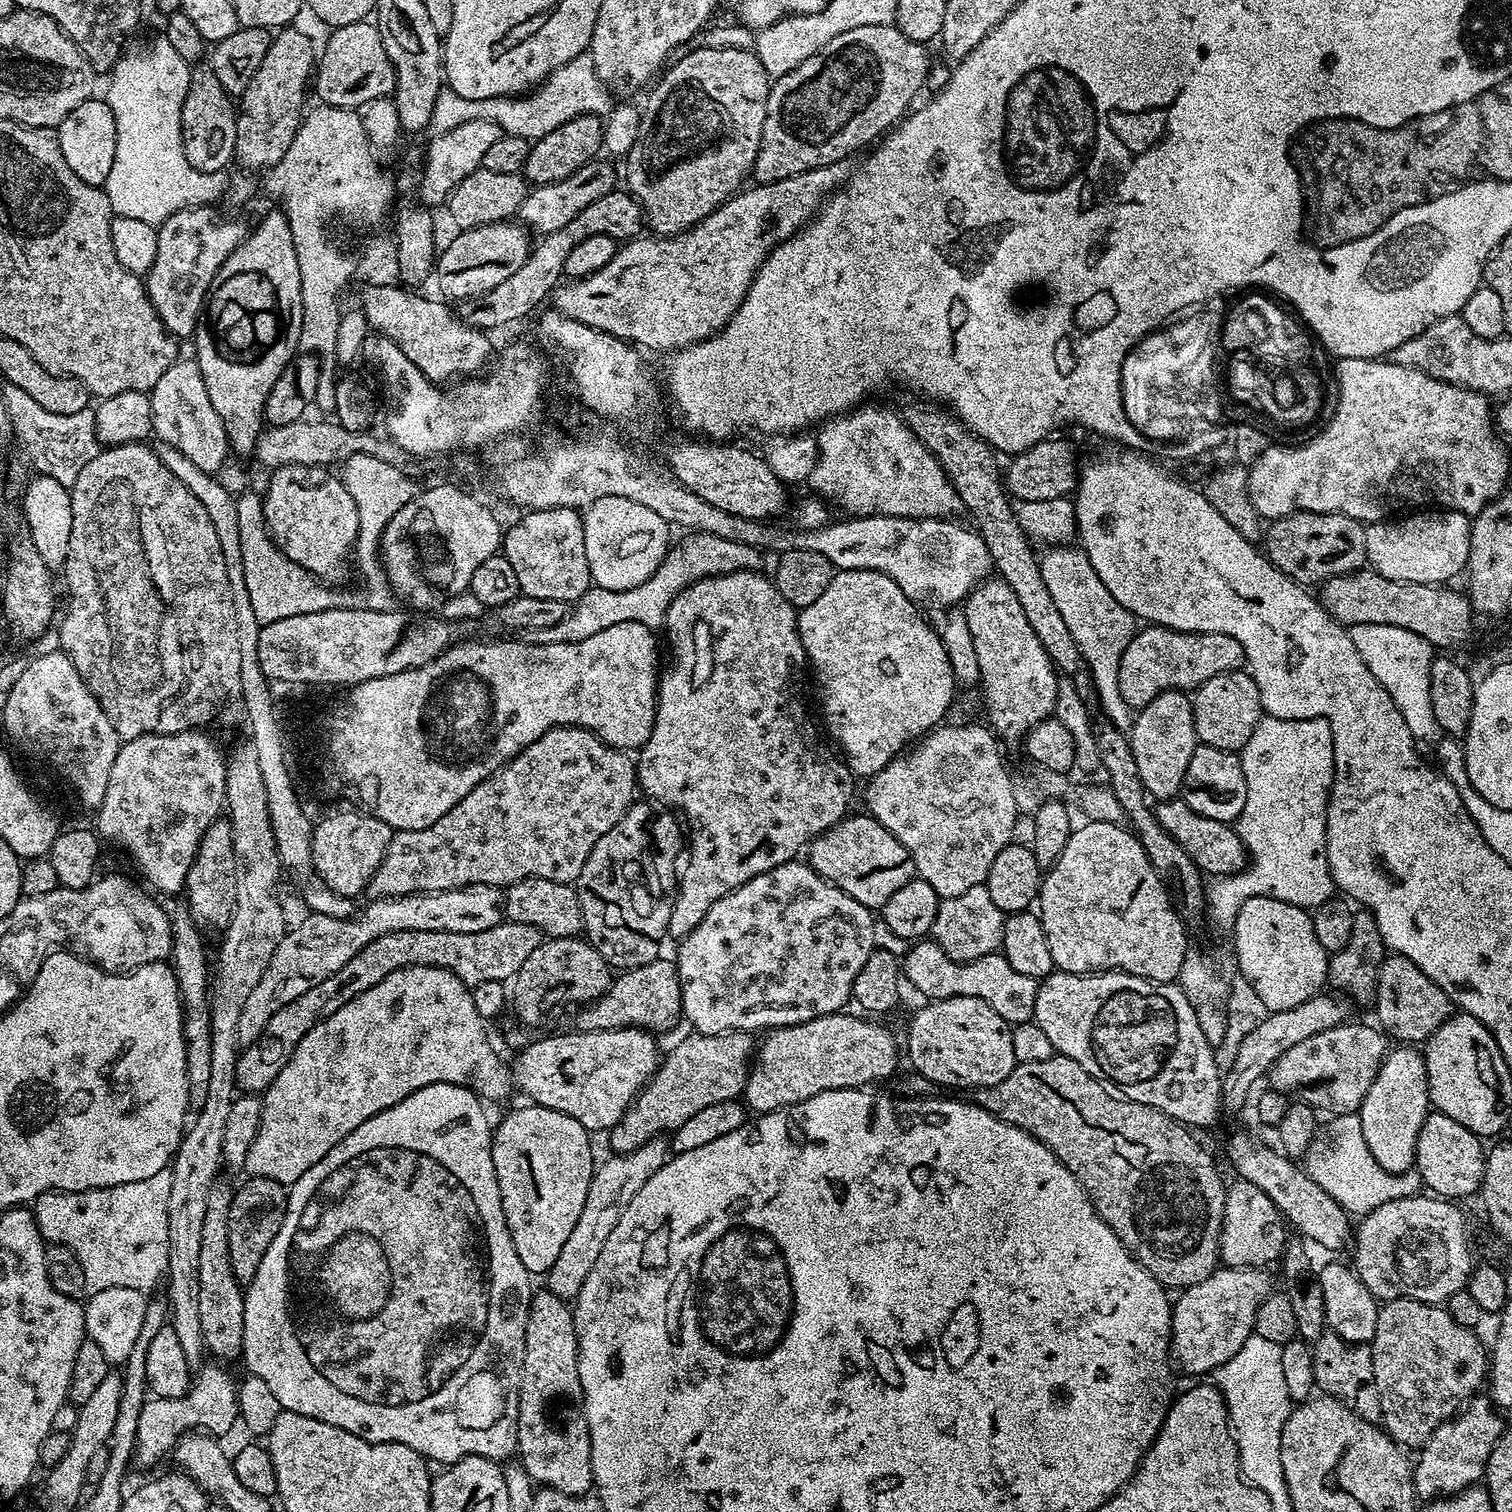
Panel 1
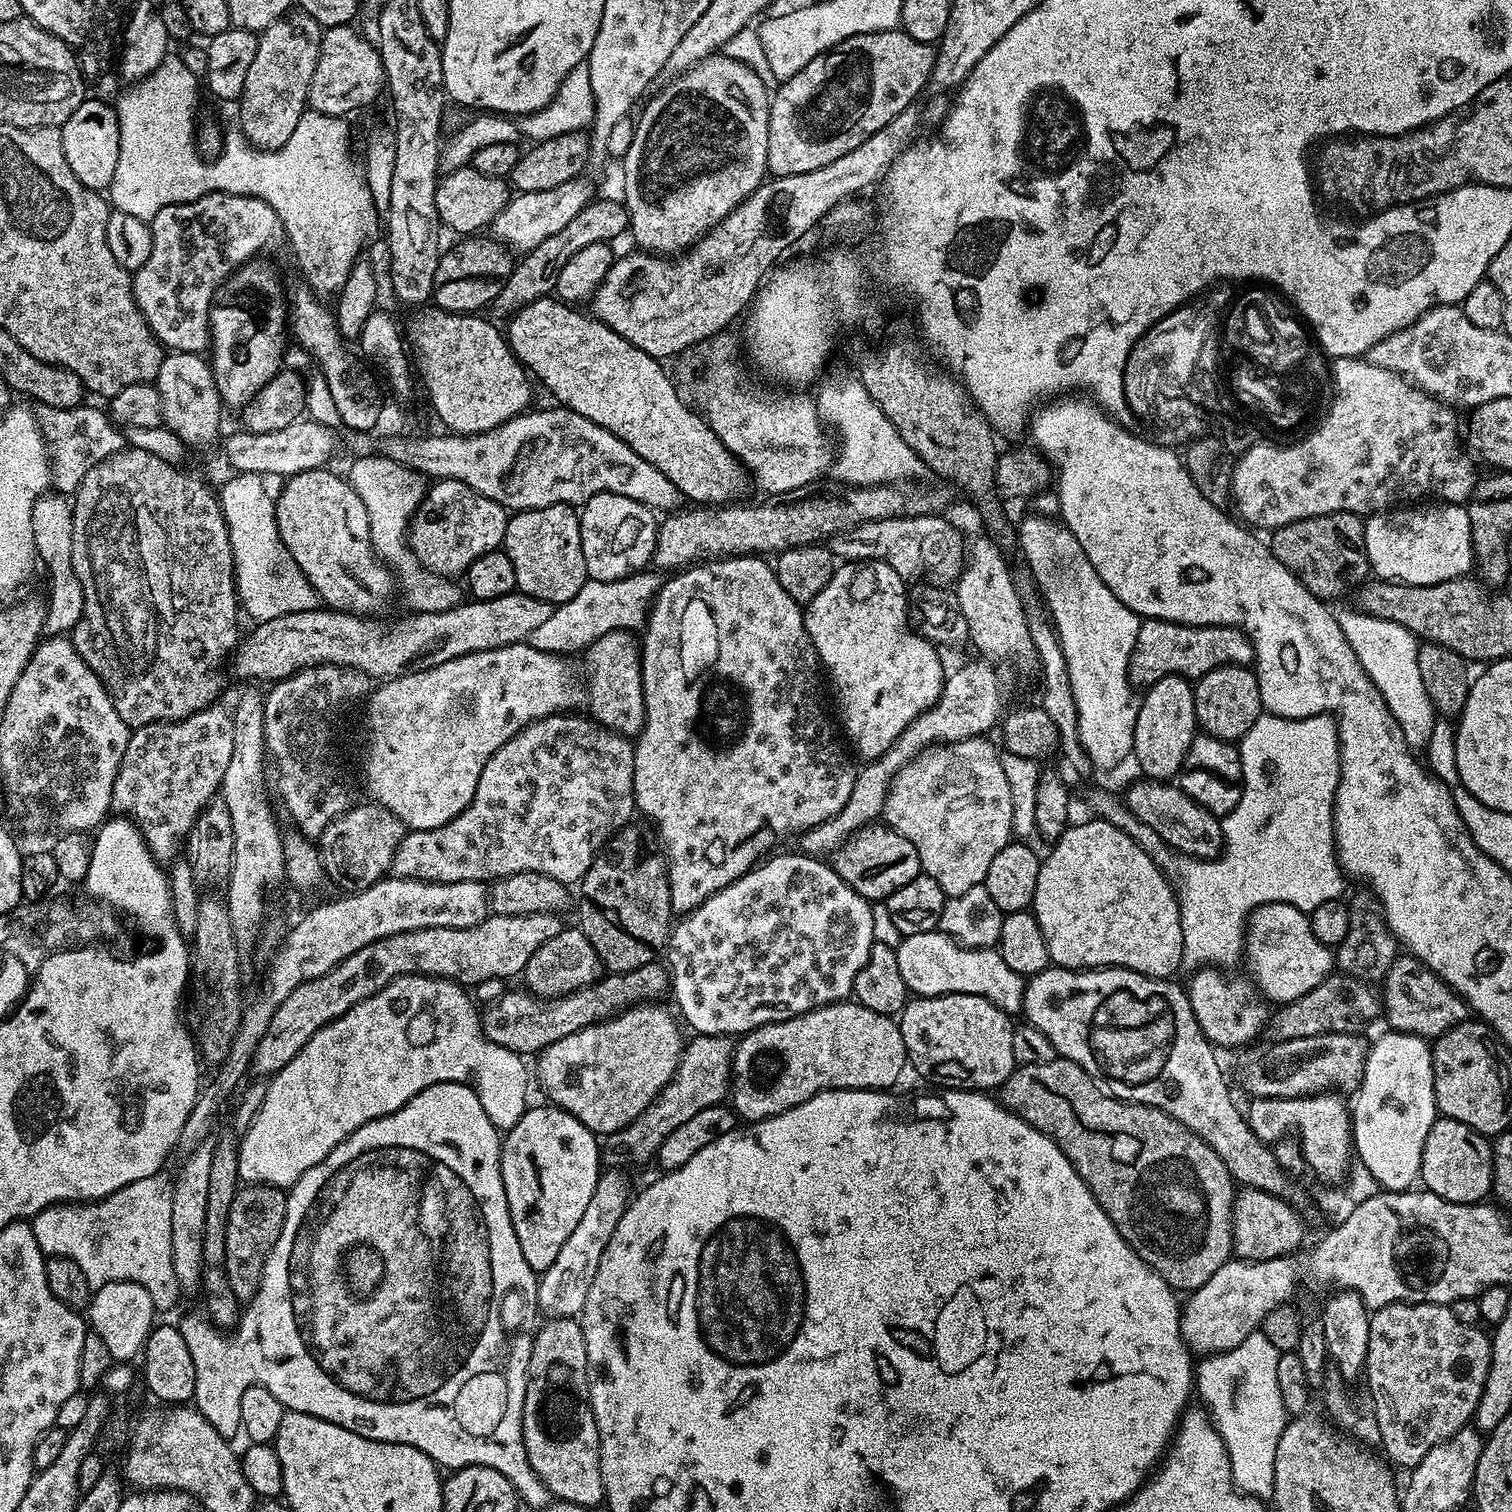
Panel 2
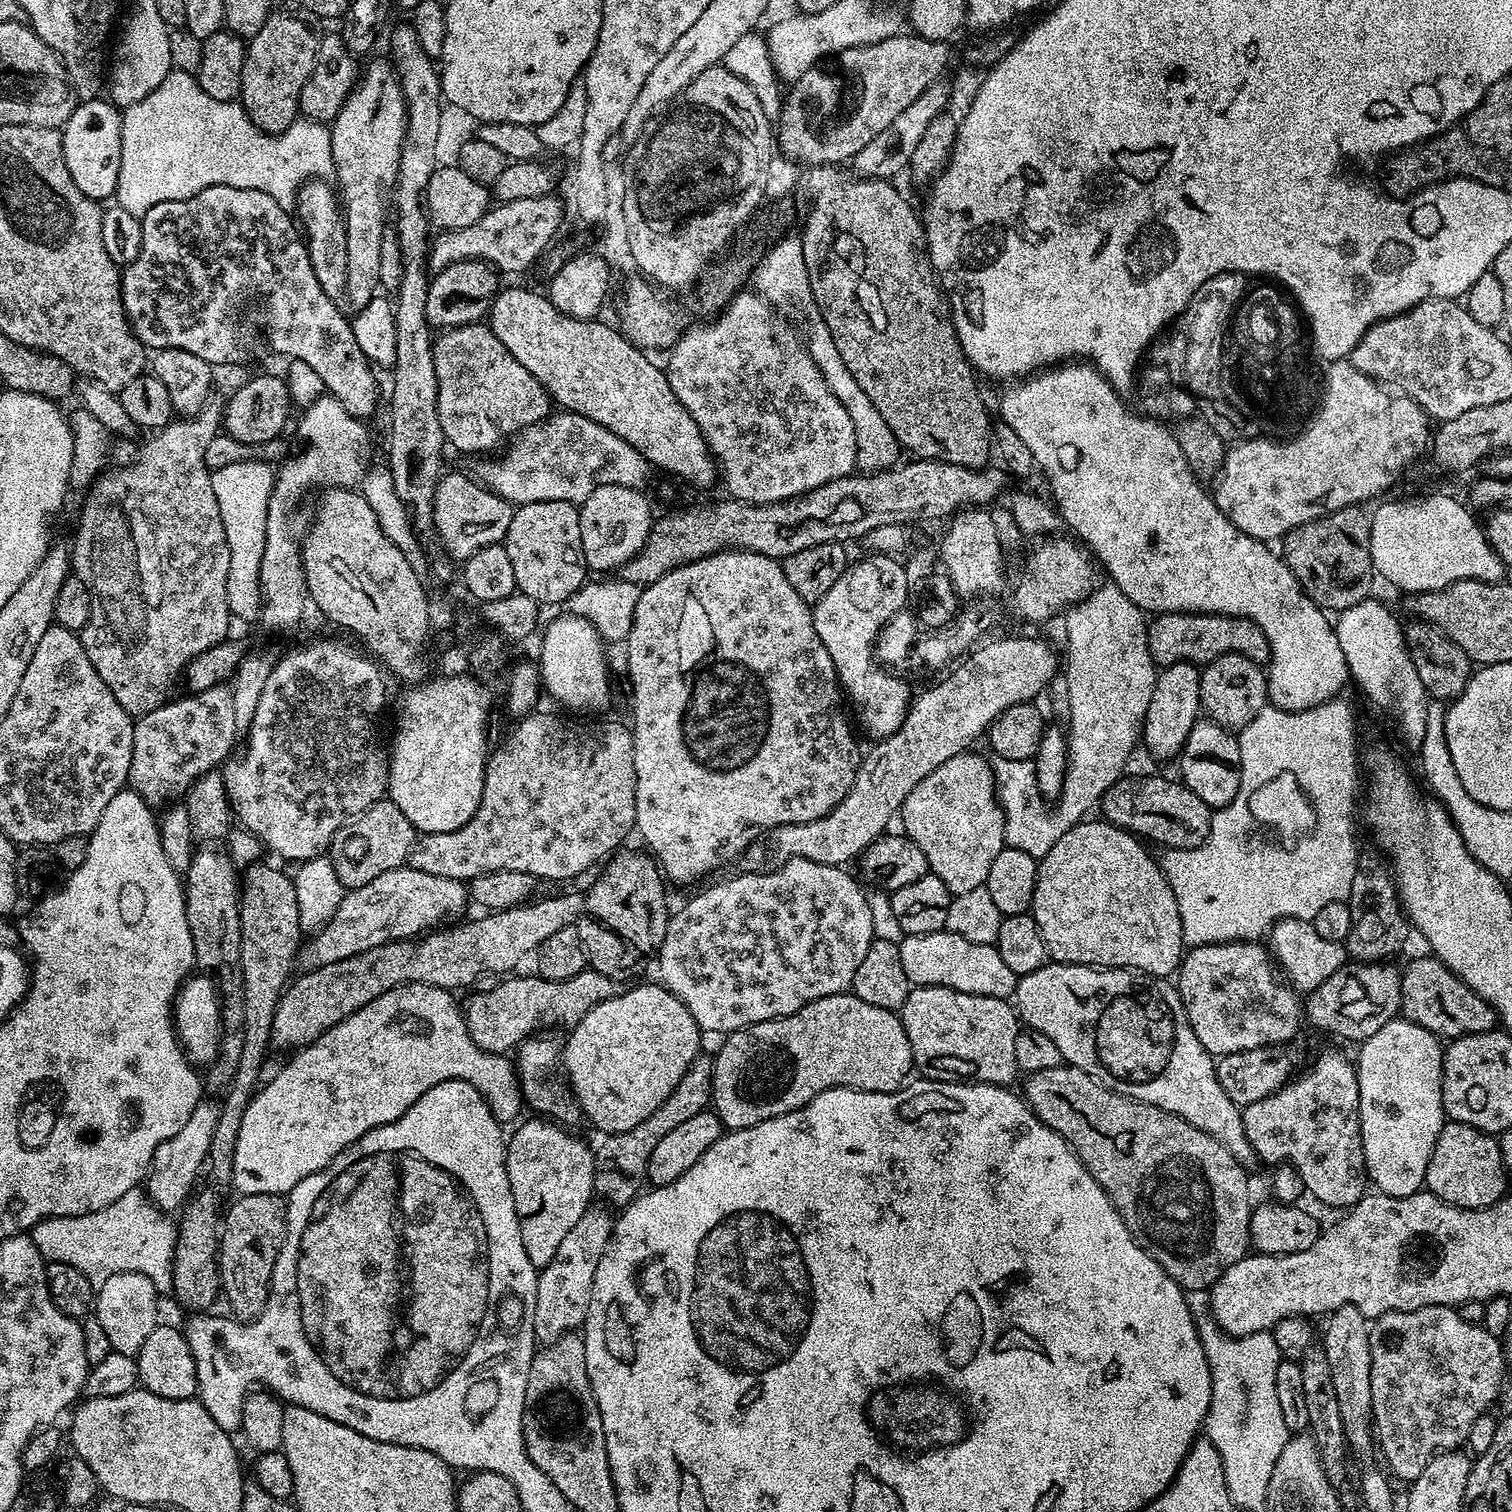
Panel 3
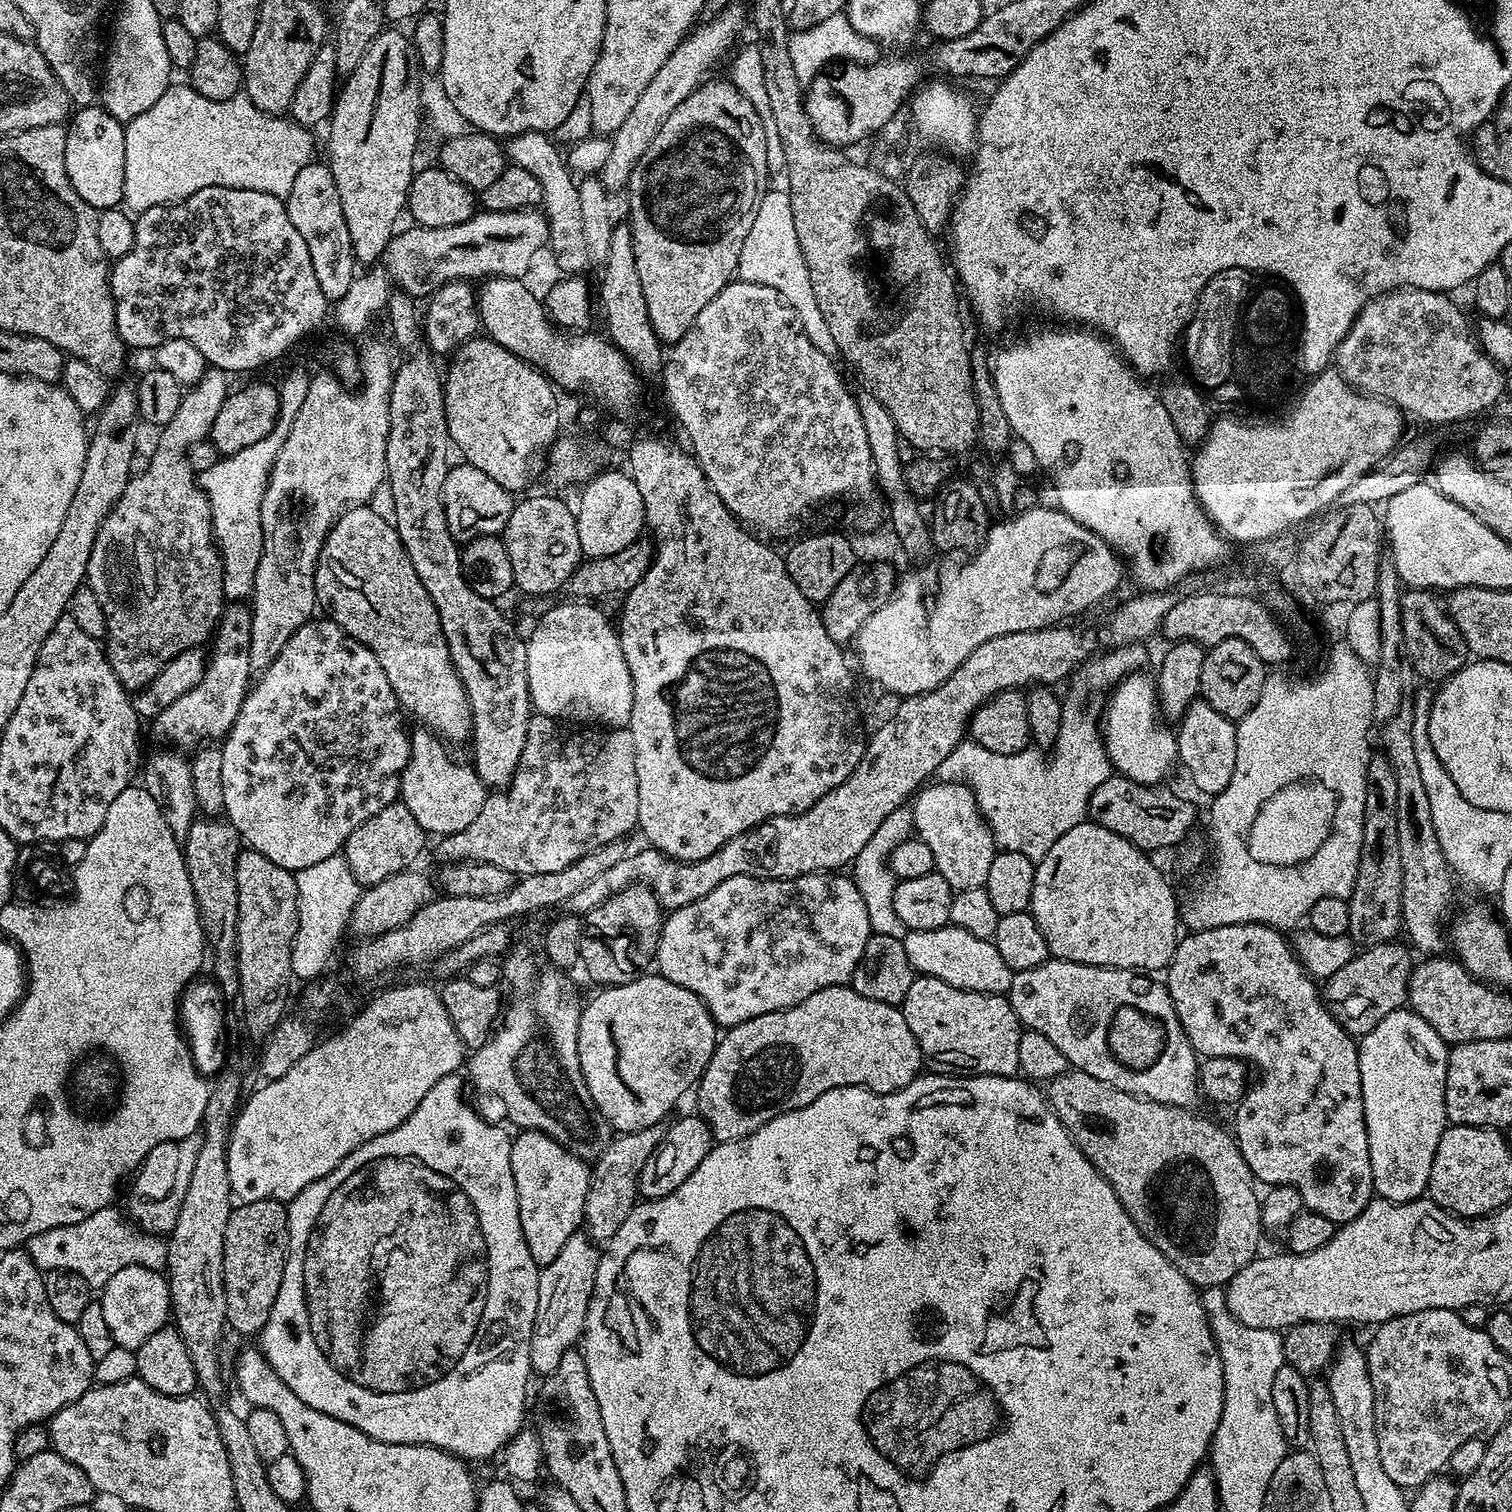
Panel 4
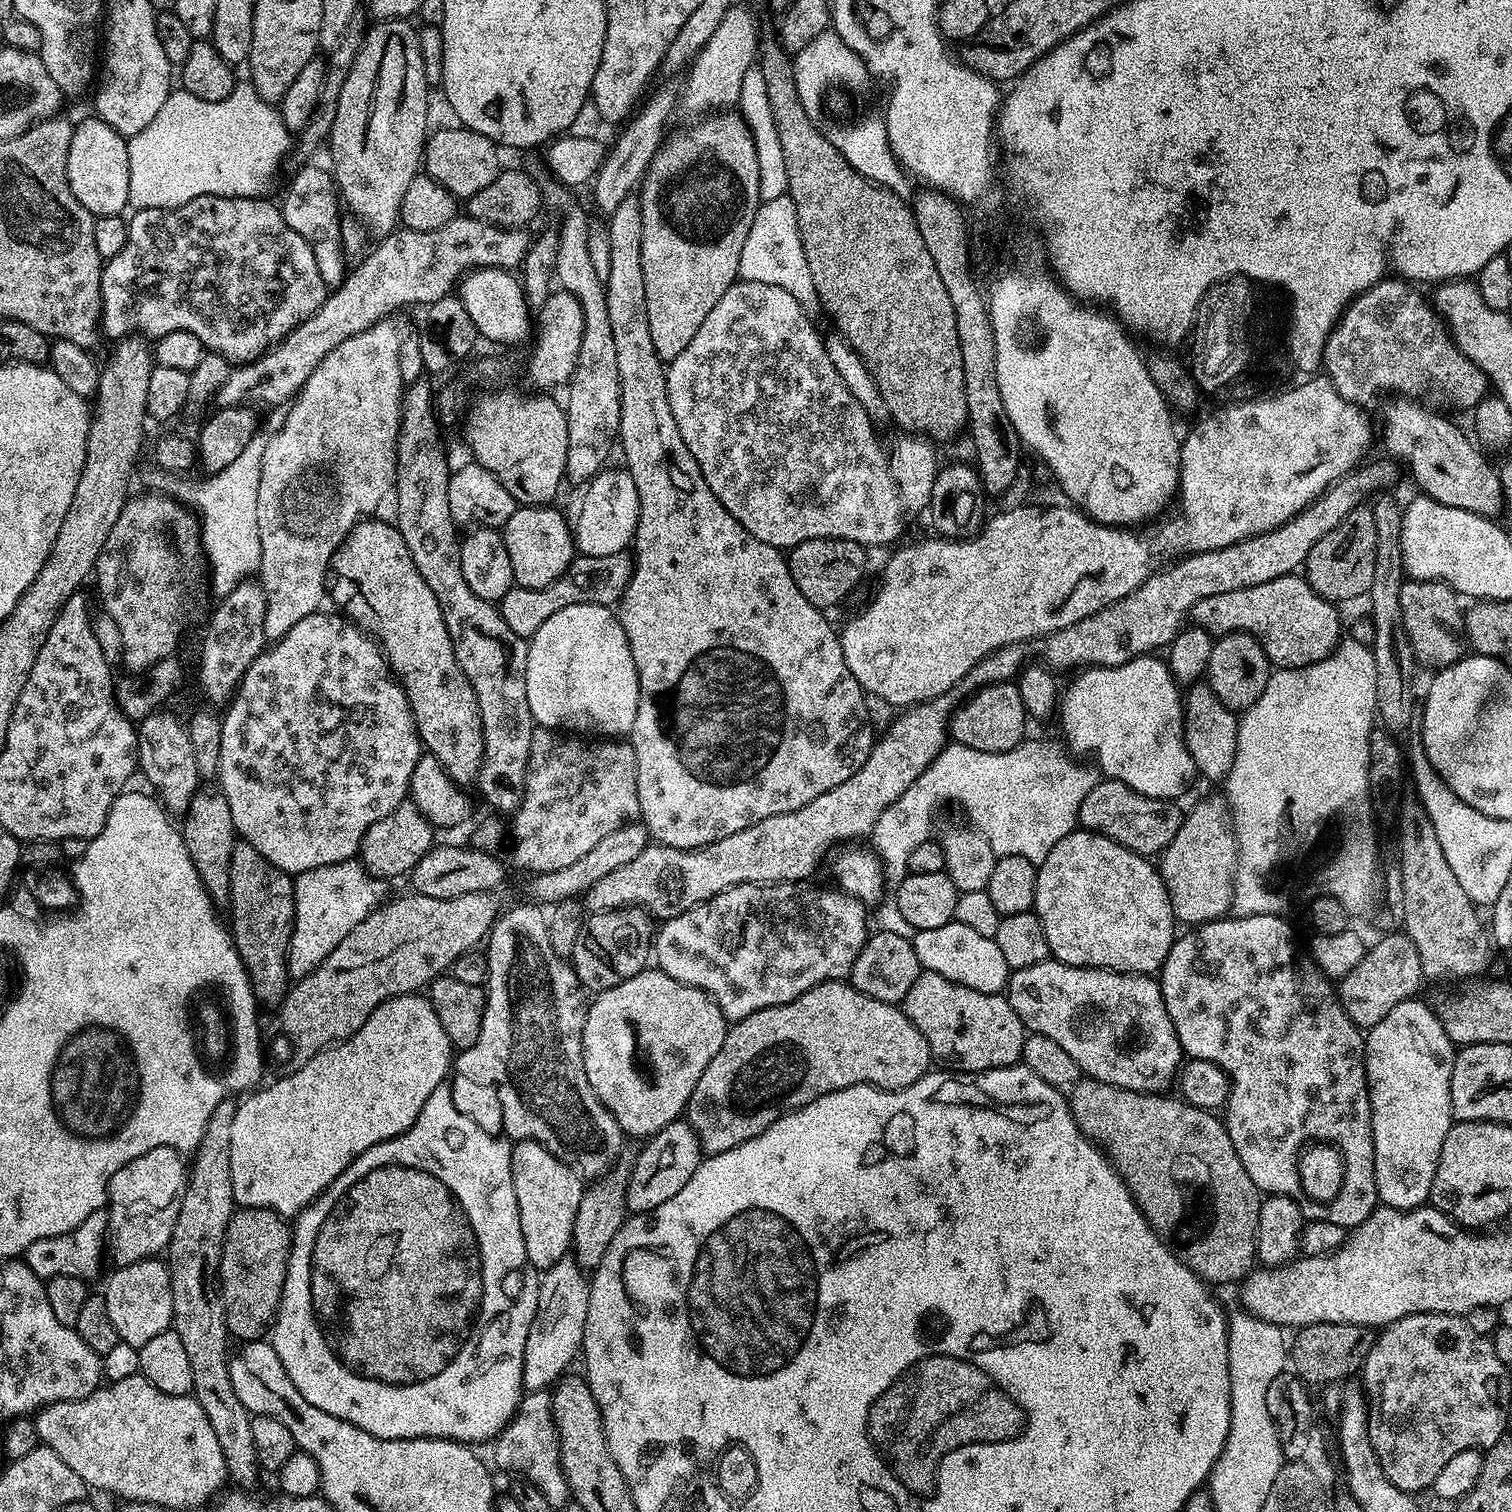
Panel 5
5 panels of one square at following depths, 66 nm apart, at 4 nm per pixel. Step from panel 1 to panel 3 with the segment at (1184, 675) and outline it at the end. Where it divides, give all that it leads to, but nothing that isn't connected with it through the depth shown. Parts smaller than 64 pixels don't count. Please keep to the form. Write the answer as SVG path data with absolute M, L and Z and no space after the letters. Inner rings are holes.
M1161 612L1148 620L1148 645L1157 665L1177 664L1187 660L1197 666L1222 658L1227 652L1237 652L1250 662L1264 666L1268 663L1270 646L1266 634L1253 620L1245 616L1223 616L1209 612Z

